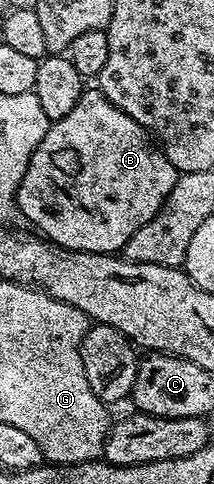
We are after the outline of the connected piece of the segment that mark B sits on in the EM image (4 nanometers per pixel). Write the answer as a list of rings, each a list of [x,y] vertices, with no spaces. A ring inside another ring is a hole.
[[[91,87],[80,95],[76,107],[72,107],[64,119],[53,122],[44,139],[40,139],[28,163],[28,171],[24,171],[18,184],[16,209],[32,224],[38,225],[34,226],[37,232],[59,249],[114,255],[125,250],[134,232],[160,211],[179,176],[178,169],[172,167],[161,148],[148,136],[145,127],[124,115],[124,111],[113,105],[101,89]]]

